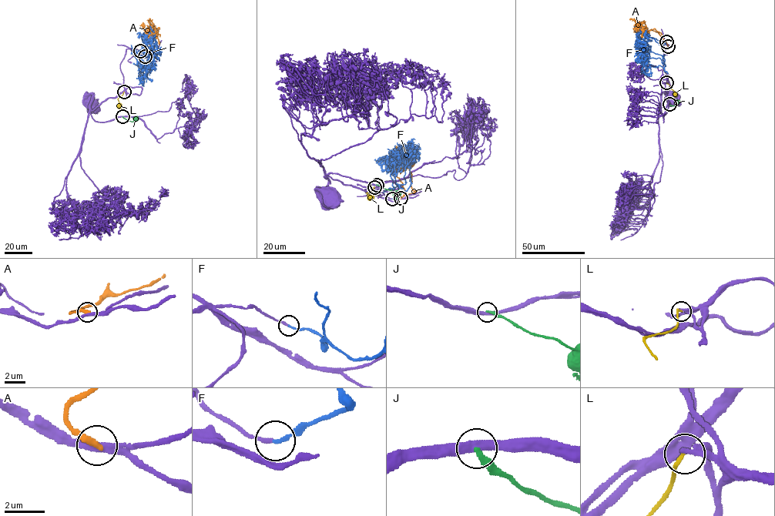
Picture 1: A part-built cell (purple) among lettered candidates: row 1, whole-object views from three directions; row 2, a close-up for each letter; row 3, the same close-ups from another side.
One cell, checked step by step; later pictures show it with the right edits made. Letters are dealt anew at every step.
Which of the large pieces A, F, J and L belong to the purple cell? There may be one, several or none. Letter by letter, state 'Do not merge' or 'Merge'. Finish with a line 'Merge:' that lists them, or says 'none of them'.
A: Do not merge
F: Merge
J: Do not merge
L: Do not merge
Merge: F

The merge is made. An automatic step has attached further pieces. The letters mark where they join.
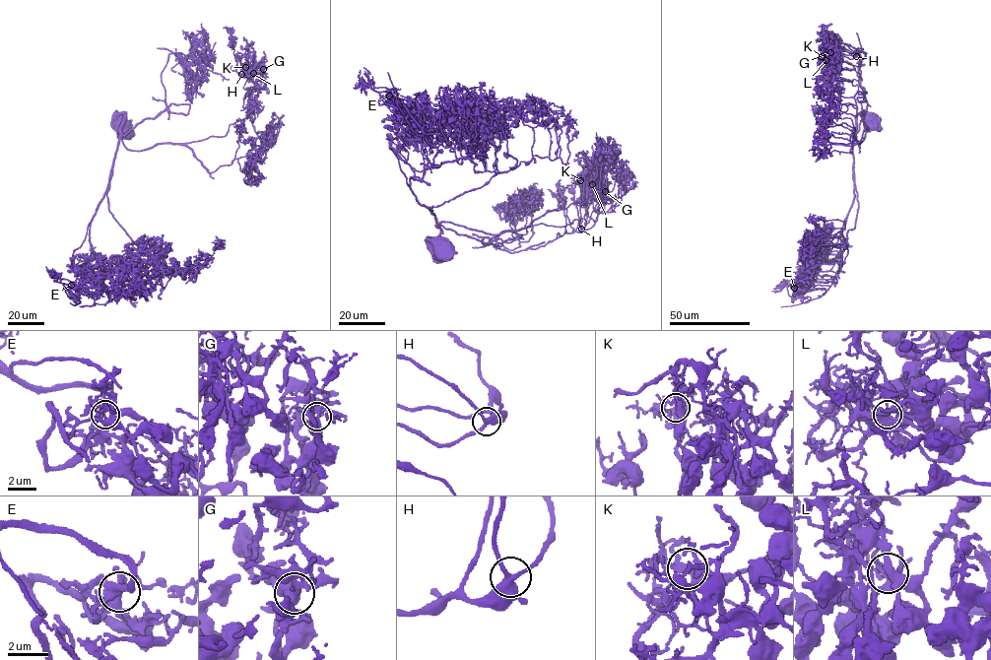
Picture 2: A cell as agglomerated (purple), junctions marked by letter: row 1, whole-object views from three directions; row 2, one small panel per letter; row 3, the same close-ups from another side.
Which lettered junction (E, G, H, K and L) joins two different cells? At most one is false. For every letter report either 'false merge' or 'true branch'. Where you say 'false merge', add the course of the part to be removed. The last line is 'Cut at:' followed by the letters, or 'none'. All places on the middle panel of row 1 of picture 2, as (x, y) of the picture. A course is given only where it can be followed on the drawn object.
E: false merge | (389, 97), (383, 102), (378, 101), (379, 95), (393, 111), (397, 101), (387, 72)
G: true branch
H: true branch
K: true branch
L: true branch
Cut at: E

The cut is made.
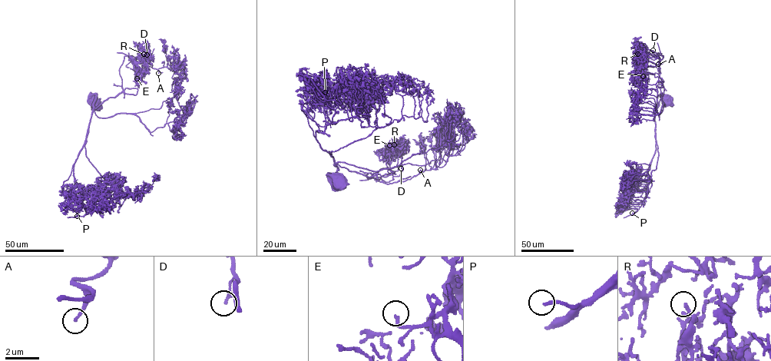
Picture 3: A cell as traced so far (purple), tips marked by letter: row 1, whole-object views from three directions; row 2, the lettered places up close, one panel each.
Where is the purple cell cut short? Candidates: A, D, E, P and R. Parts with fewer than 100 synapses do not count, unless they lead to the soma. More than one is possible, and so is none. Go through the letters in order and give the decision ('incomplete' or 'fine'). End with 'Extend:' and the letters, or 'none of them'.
A: incomplete
D: fine
E: fine
P: incomplete
R: fine
Extend: A, P

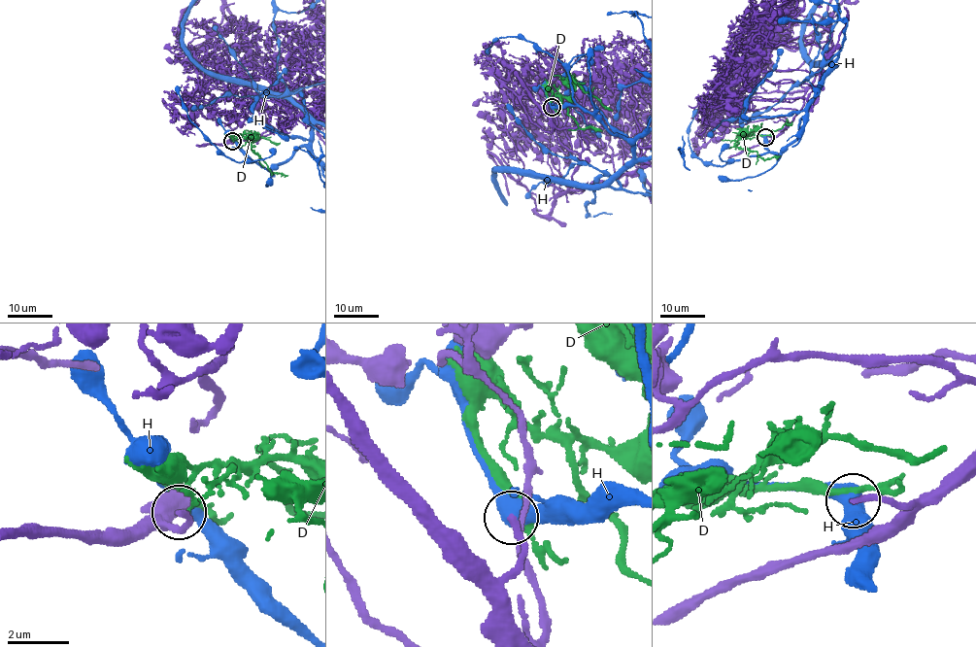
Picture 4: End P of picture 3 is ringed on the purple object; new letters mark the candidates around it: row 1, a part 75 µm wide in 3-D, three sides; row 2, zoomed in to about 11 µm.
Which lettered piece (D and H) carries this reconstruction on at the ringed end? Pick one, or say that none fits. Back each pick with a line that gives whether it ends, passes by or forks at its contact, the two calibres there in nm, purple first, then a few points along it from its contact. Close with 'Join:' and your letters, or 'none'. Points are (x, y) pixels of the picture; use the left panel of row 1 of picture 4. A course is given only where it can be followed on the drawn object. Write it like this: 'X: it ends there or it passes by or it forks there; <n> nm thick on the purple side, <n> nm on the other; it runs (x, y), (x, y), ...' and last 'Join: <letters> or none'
Join: none

